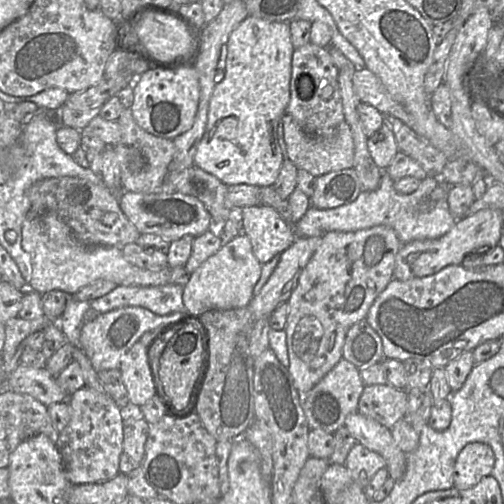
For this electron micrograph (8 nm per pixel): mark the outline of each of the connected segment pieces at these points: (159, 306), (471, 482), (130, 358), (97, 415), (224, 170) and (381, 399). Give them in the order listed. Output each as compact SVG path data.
M166 284L158 286L118 285L109 293L89 301L91 309L100 314L119 308L138 306L157 315L186 312L183 304L183 286Z
M481 442L467 444L458 454L453 473L453 487L466 490L490 476L495 464L492 448Z
M137 341L122 357L118 369L131 404L141 406L155 396L145 348L140 341Z
M91 387L80 388L79 390L72 393L68 397L66 402L70 406L71 417L68 424L61 431L58 432L57 437L55 439L55 444L61 454L67 479L69 480L71 484L81 485L81 484L89 484L94 482L101 482L101 481L109 480L115 477L118 473L120 473L119 472L119 457L121 453L123 452L123 445L122 445L123 444L123 413L125 412L121 408L119 408L116 405L116 403L103 391L101 391L100 389L94 389Z
M248 15L229 36L224 68L216 76L204 135L194 155L194 165L217 177L225 185L272 186L283 164L278 143L278 123L290 100L291 62L294 47L289 22L269 21Z
M387 383L365 386L358 401L357 411L388 429L401 419L407 410L408 391Z

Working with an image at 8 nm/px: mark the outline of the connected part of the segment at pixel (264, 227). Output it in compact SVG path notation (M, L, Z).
M245 206L241 210L242 233L250 239L253 254L264 264L281 254L295 241L291 226L270 206Z

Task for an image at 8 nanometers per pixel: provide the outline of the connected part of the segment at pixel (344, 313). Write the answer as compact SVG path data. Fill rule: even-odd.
M387 225L354 232L330 231L322 237L287 300L289 311L284 330L288 371L301 396L342 358L348 329L366 317L374 300L394 278L395 258L402 245L394 229Z

